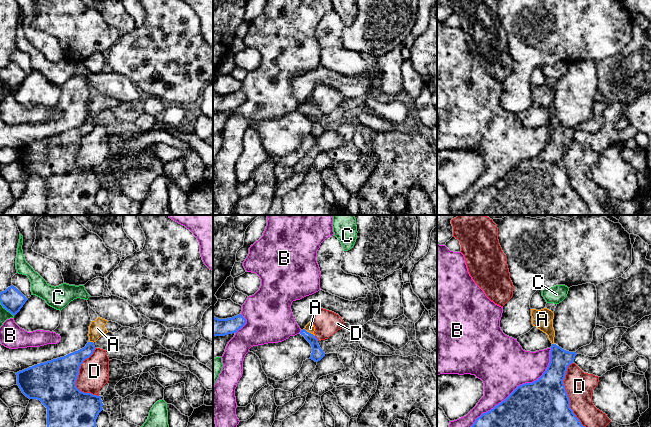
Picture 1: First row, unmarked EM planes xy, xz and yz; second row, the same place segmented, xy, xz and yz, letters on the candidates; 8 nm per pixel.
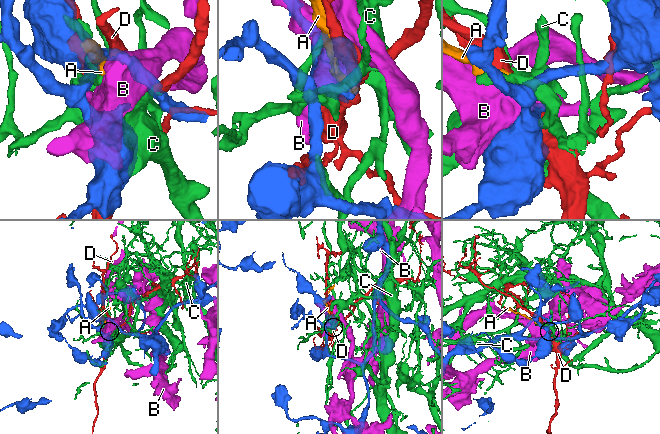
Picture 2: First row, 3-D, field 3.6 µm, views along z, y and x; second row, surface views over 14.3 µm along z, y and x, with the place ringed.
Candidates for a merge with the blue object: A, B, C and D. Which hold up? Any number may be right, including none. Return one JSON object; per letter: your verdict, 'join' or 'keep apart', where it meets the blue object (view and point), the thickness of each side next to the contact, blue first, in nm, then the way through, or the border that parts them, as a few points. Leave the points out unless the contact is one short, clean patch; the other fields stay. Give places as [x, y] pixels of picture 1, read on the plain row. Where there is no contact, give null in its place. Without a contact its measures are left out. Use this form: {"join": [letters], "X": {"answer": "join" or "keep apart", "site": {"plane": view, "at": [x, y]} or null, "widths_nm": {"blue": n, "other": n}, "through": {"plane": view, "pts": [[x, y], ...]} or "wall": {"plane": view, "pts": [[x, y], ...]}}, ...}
{"join": [], "A": {"answer": "keep apart", "site": {"plane": "xz", "at": [308, 108]}, "widths_nm": {"blue": 100, "other": 70}, "wall": {"plane": "xz", "pts": [[304, 104], [314, 112]]}}, "B": {"answer": "keep apart", "site": {"plane": "yz", "at": [513, 167]}, "widths_nm": {"blue": 500, "other": 420}}, "C": {"answer": "keep apart", "site": {"plane": "xy", "at": [7, 86]}, "widths_nm": {"blue": 180, "other": 80}}, "D": {"answer": "keep apart", "site": {"plane": "yz", "at": [569, 176]}, "widths_nm": {"blue": 480, "other": 220}}}

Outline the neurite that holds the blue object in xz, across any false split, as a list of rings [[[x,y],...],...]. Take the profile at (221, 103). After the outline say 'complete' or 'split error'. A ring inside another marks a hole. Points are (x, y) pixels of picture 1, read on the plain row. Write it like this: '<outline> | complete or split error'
[[[241,90],[227,95],[218,95],[213,92],[213,112],[236,109],[245,100],[246,95]]] | complete

